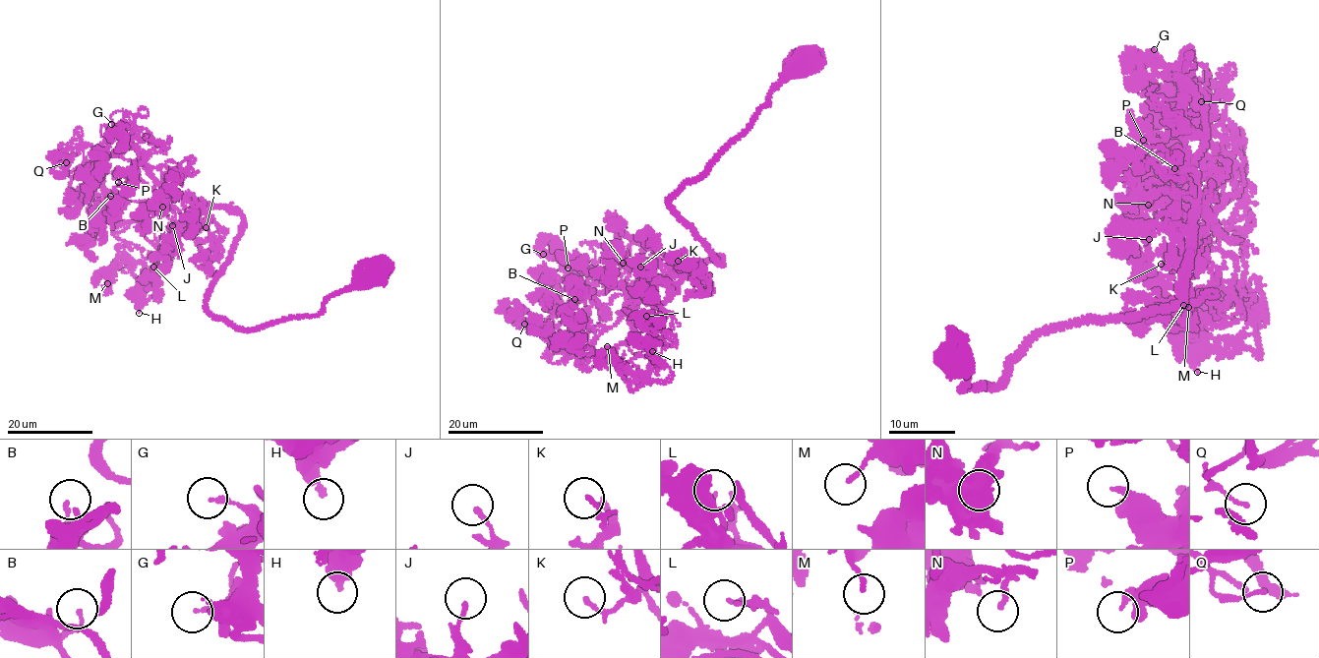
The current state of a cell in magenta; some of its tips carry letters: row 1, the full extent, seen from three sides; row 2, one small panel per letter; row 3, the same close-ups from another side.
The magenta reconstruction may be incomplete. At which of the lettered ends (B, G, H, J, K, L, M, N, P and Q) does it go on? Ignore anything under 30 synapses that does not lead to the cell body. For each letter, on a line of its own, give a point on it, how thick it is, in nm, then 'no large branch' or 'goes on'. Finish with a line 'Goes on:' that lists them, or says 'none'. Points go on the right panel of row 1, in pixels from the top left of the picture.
B: place (1174, 168); calibre 120 nm; no large branch
G: place (1154, 49); calibre 170 nm; no large branch
H: place (1197, 372); calibre 240 nm; no large branch
J: place (1149, 239); calibre 150 nm; no large branch
K: place (1161, 264); calibre 100 nm; no large branch
L: place (1183, 305); calibre 120 nm; no large branch
M: place (1188, 307); calibre 160 nm; no large branch
N: place (1148, 205); calibre 180 nm; no large branch
P: place (1143, 140); calibre 280 nm; no large branch
Q: place (1201, 101); calibre 130 nm; no large branch
Goes on: none

